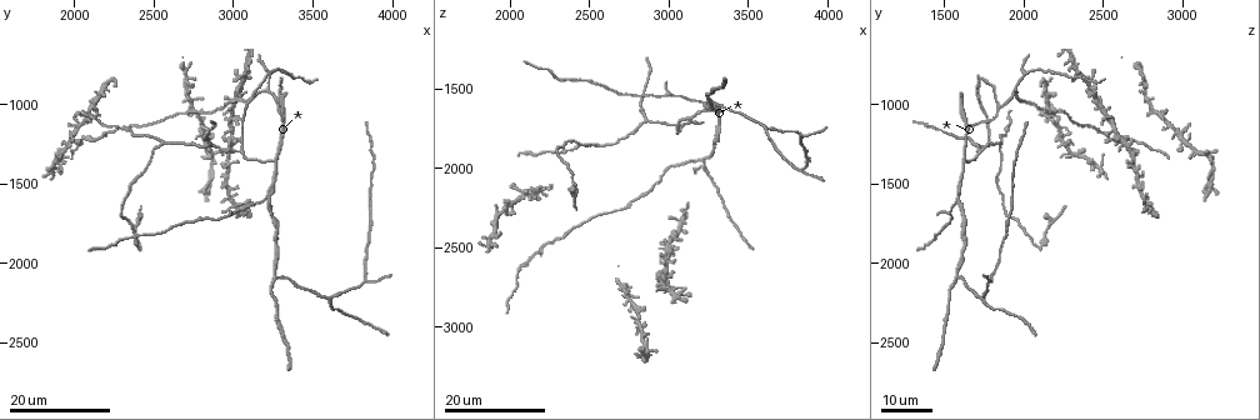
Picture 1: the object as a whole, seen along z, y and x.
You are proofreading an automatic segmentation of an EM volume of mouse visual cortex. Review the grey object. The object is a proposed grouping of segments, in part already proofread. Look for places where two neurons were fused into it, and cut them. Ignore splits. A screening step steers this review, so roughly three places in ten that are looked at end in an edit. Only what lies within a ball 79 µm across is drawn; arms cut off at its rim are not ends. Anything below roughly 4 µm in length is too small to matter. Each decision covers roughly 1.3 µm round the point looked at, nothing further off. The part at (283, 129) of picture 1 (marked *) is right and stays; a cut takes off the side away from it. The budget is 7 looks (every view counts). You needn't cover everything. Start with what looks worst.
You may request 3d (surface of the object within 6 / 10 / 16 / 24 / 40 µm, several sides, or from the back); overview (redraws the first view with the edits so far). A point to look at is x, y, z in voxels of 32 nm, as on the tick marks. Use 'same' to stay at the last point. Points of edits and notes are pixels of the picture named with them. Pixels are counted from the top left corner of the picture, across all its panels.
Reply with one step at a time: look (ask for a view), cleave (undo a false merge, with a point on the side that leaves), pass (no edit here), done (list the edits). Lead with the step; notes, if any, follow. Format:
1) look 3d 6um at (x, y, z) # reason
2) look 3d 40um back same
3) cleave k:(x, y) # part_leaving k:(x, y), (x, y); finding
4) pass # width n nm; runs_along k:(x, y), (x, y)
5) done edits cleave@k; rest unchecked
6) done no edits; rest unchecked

look 3d 24um at (3060, 1300, 1720) # three arms meet

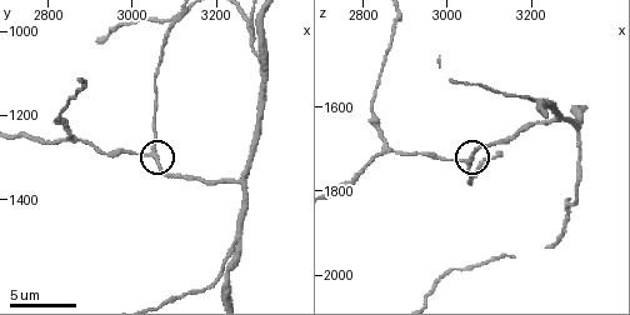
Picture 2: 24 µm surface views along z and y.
look 3d 6um at (3045, 1290, 1725)

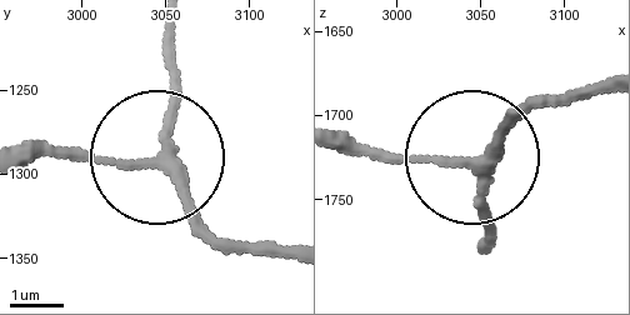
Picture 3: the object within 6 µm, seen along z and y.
pass # arms 3; one neuron here

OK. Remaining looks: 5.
look 3d 16um at (3210, 1585, 1585) # side arm on a straight run

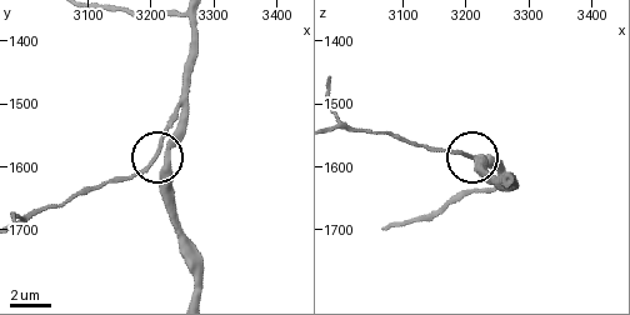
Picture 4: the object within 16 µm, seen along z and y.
look 3d 6um at (3205, 1590, 1580)

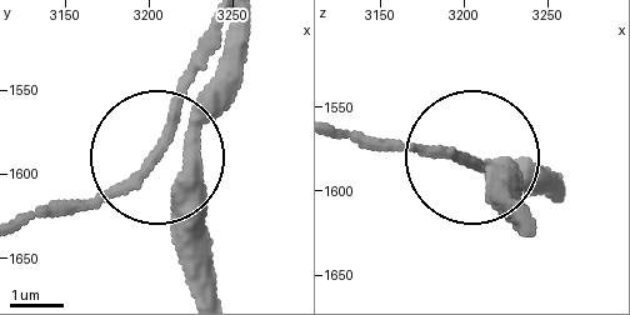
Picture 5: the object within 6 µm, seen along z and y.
pass # width 270 nm; continuous, no second neuron

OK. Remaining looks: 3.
look 3d 16um at (2400, 1900, 2100) # thick turns thin

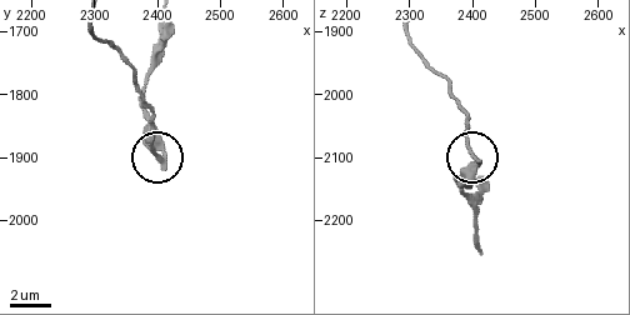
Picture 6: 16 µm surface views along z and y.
look 3d 6um at (2410, 1900, 2100)

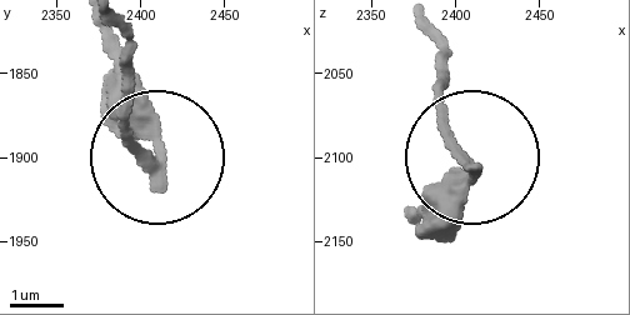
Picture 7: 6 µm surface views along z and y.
look 3d 6um back at (2402, 1898, 2098) # from behind

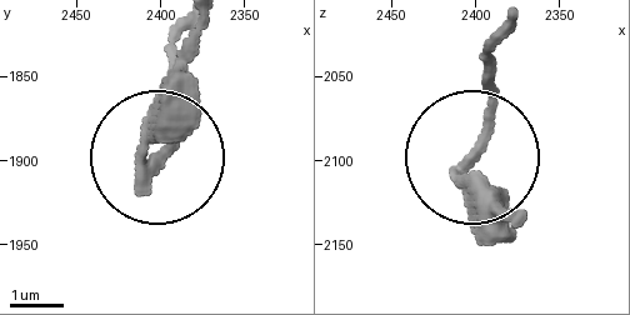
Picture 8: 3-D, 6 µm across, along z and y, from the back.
cleave 8:(164, 93) # part_leaving 8:(146, 146), (191, 29); two neurons meet here

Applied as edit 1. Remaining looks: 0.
done edits cleave@8; rest unchecked

